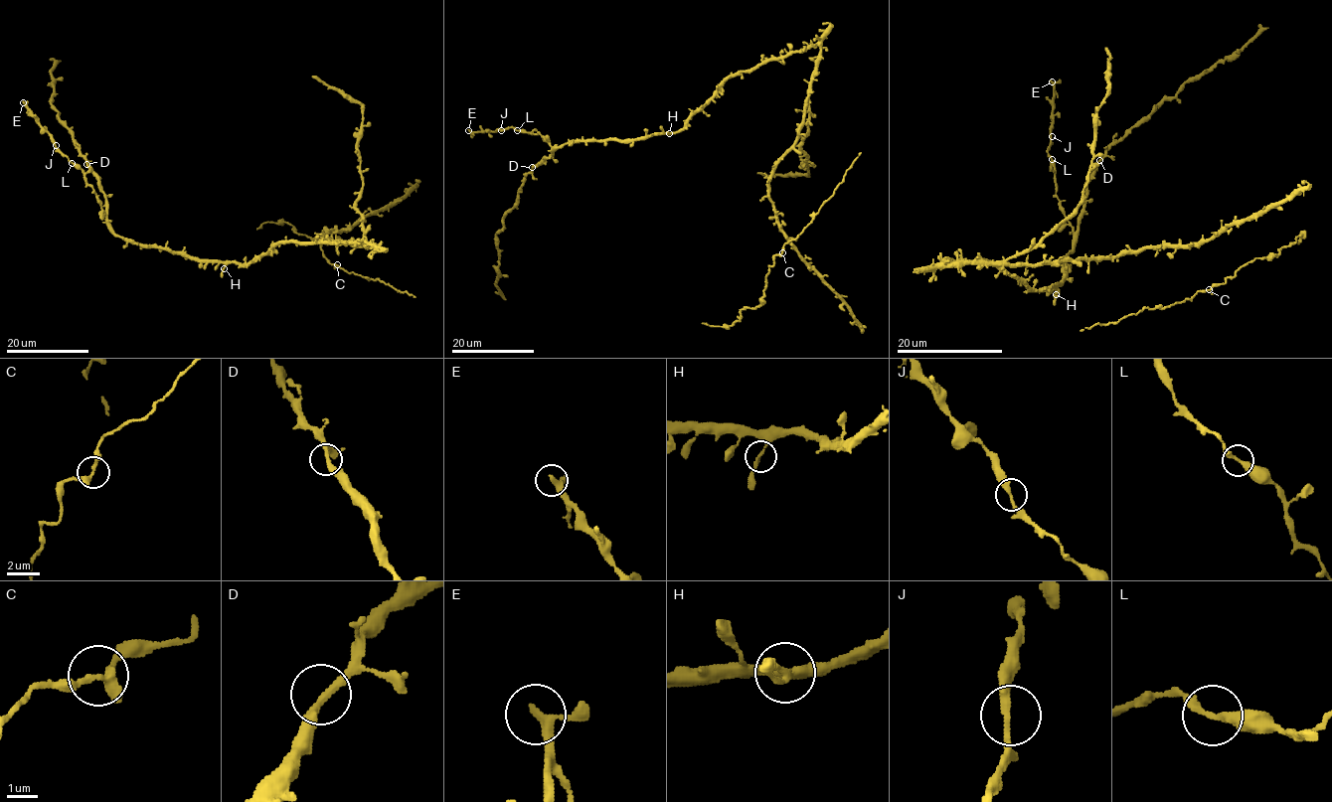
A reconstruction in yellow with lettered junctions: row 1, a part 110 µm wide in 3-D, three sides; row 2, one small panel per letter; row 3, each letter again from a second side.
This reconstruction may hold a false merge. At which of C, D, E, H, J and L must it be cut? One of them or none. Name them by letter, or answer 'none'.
none

